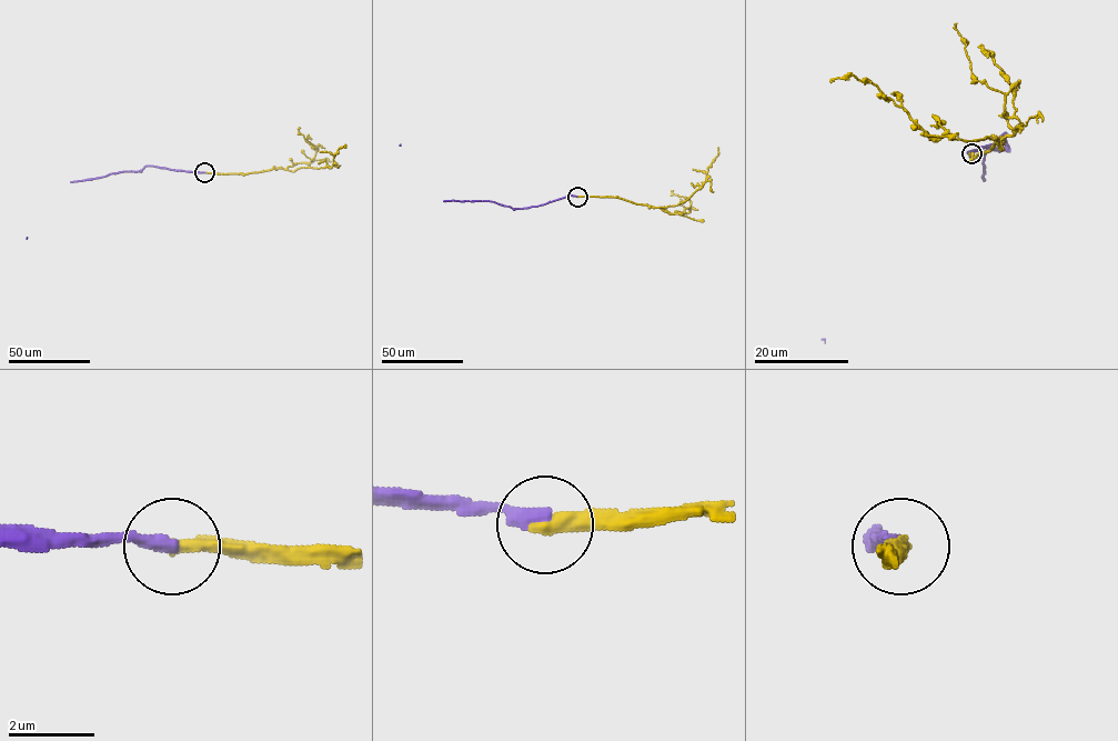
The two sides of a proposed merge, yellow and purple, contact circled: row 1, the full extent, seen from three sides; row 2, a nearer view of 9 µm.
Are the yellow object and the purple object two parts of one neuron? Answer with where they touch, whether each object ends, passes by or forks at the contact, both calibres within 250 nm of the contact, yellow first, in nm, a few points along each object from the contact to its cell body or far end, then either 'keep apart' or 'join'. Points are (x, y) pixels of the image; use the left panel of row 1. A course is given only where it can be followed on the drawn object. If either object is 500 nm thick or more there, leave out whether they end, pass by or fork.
place (204, 172); yellow ends; purple ends; calibres 380 and 340 nm; course yellow (204, 172), (244, 173), (330, 168), (334, 154), (344, 148); course purple (204, 172), (145, 166), (140, 170), (71, 182), (27, 239); join

